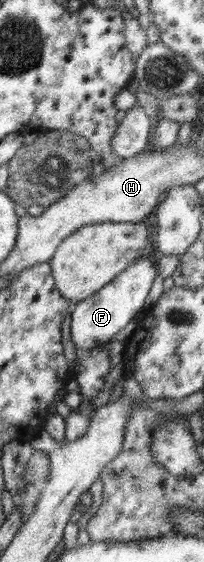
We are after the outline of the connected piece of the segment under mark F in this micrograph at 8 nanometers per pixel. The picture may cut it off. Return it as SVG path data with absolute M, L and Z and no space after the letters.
M145 253L94 295L76 303L71 314L71 340L79 352L107 343L128 322L134 321L134 317L144 307L156 277L155 265L152 257Z

